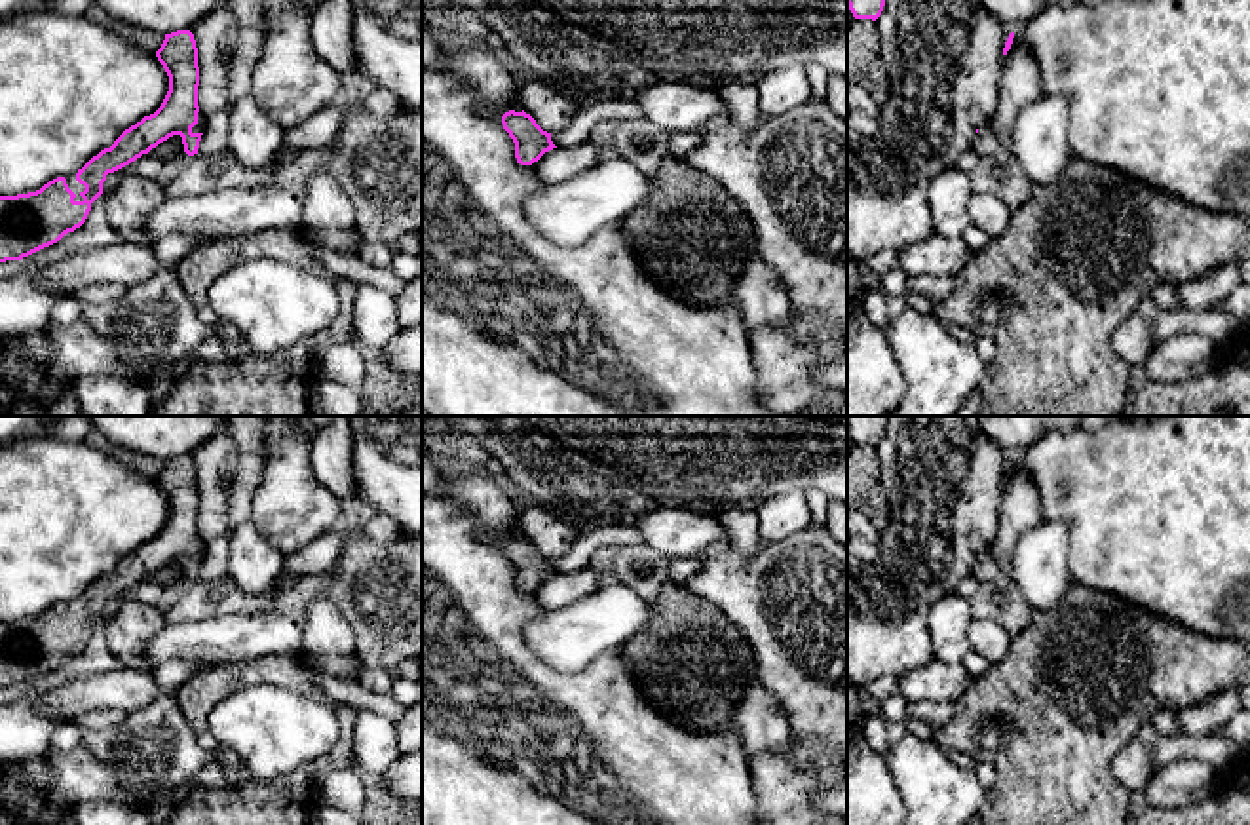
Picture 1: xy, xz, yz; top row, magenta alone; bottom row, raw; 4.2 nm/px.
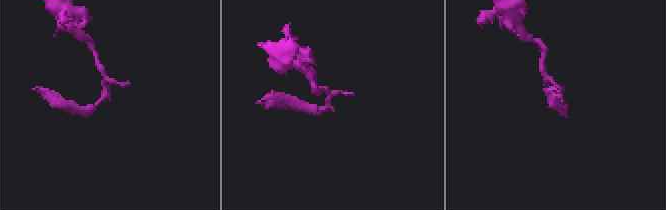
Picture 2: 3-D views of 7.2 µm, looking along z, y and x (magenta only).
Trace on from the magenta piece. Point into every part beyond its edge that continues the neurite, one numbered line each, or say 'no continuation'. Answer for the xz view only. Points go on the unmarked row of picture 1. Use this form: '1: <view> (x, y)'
no continuation

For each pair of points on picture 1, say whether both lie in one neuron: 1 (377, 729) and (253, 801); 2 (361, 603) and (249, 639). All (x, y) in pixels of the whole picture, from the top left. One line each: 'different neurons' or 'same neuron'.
1: different neurons
2: same neuron

